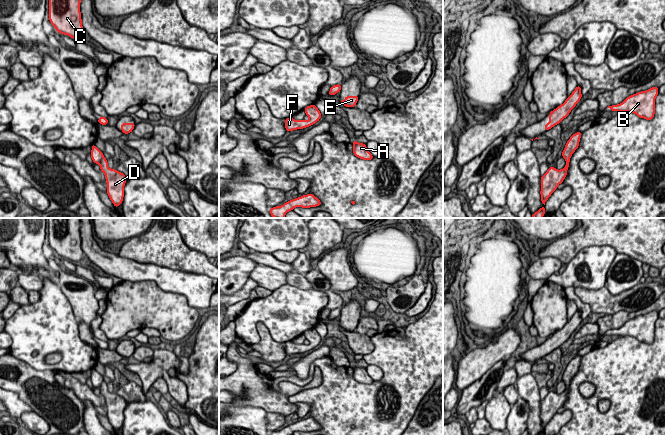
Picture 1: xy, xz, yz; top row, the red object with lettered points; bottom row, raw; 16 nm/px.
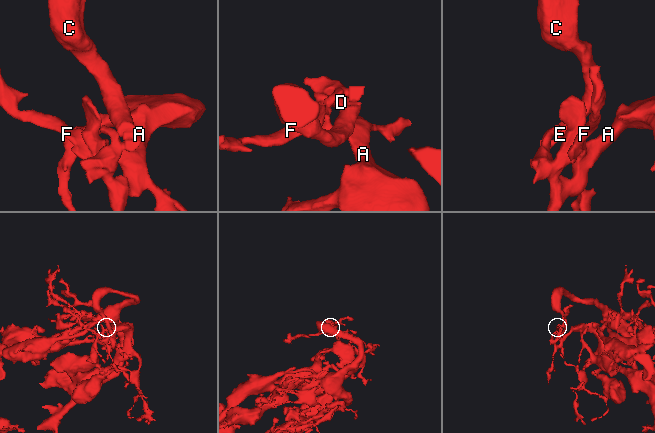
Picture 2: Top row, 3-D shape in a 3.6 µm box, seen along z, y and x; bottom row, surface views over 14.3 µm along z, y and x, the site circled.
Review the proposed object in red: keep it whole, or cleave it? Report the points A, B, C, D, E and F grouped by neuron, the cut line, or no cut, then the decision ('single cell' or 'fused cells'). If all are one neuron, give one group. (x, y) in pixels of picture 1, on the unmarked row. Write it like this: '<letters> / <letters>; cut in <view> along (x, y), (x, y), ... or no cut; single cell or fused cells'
A B C D E F; no cut; single cell

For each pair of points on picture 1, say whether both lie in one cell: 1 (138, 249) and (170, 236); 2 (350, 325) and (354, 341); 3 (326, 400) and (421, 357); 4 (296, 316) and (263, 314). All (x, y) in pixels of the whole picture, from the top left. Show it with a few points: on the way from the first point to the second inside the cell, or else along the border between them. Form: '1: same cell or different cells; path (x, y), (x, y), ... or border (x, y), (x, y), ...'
1: same cell; path (146, 248), (162, 244)
2: different cells; border (339, 322), (342, 328), (354, 331)
3: same cell; path (358, 404), (389, 422), (401, 407), (401, 389)
4: same cell; path (288, 321), (274, 321), (271, 318)

